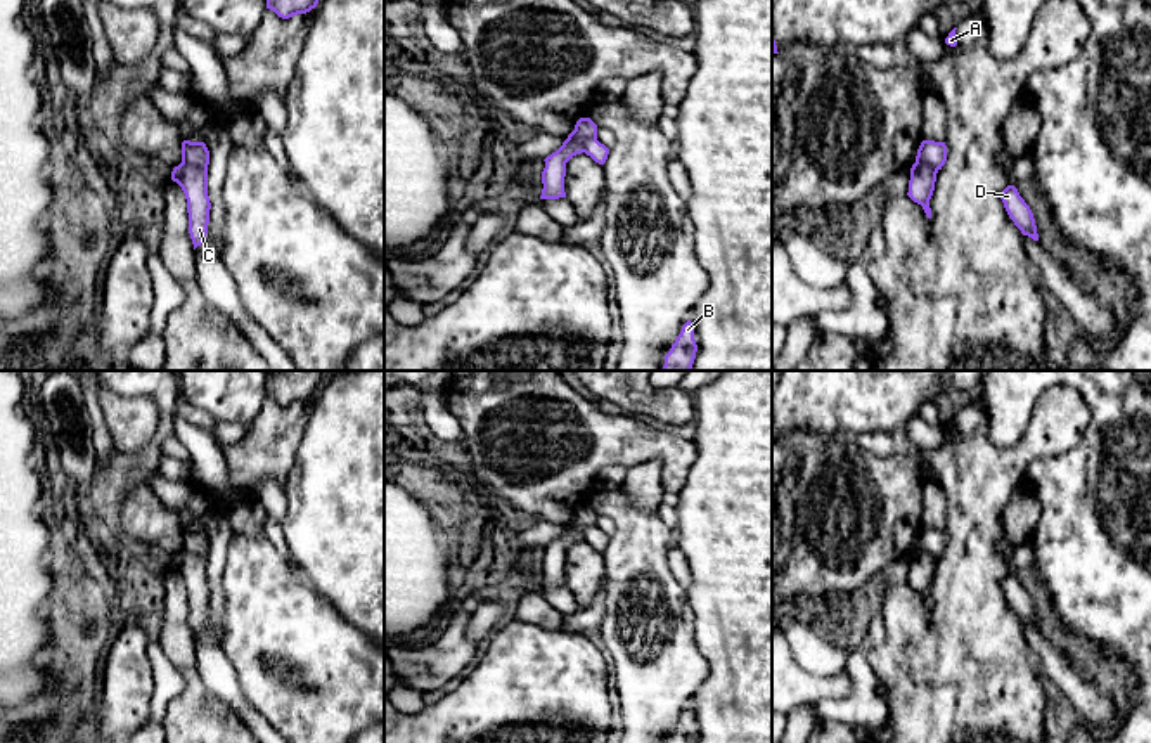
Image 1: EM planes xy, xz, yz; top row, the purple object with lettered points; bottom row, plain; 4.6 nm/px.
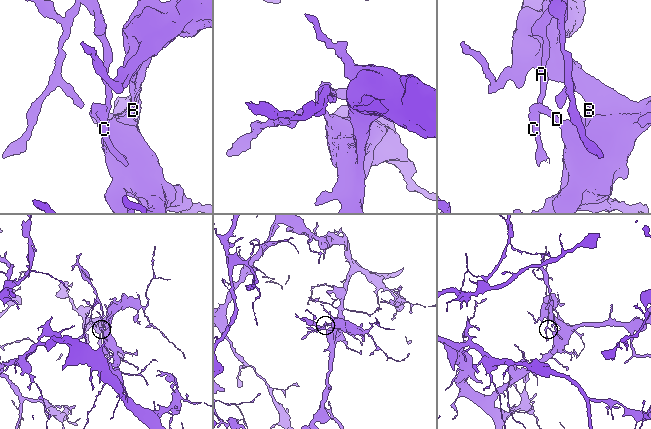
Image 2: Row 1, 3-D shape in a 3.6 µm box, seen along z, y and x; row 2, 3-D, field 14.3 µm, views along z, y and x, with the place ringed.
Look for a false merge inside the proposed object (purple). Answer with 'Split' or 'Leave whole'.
Split

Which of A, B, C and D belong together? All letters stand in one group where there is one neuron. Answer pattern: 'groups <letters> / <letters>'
groups A C / B D

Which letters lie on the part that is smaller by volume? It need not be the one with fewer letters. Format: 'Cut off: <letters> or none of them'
Cut off: A, C

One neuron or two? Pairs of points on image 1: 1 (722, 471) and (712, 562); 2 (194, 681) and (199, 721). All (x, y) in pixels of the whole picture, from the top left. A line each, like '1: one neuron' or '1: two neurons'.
1: one neuron
2: one neuron

